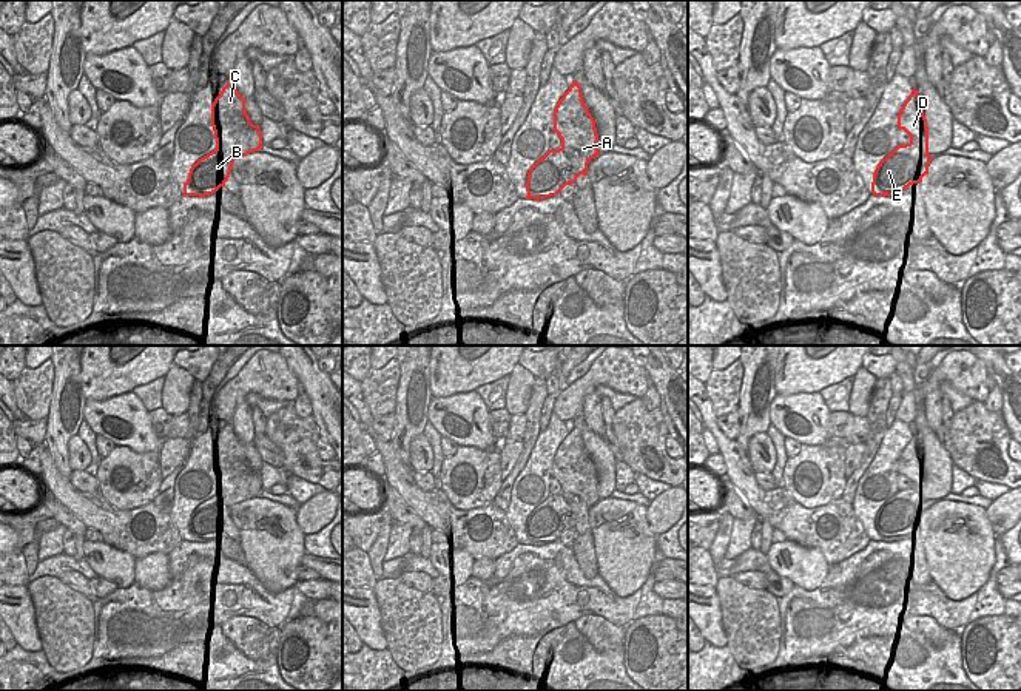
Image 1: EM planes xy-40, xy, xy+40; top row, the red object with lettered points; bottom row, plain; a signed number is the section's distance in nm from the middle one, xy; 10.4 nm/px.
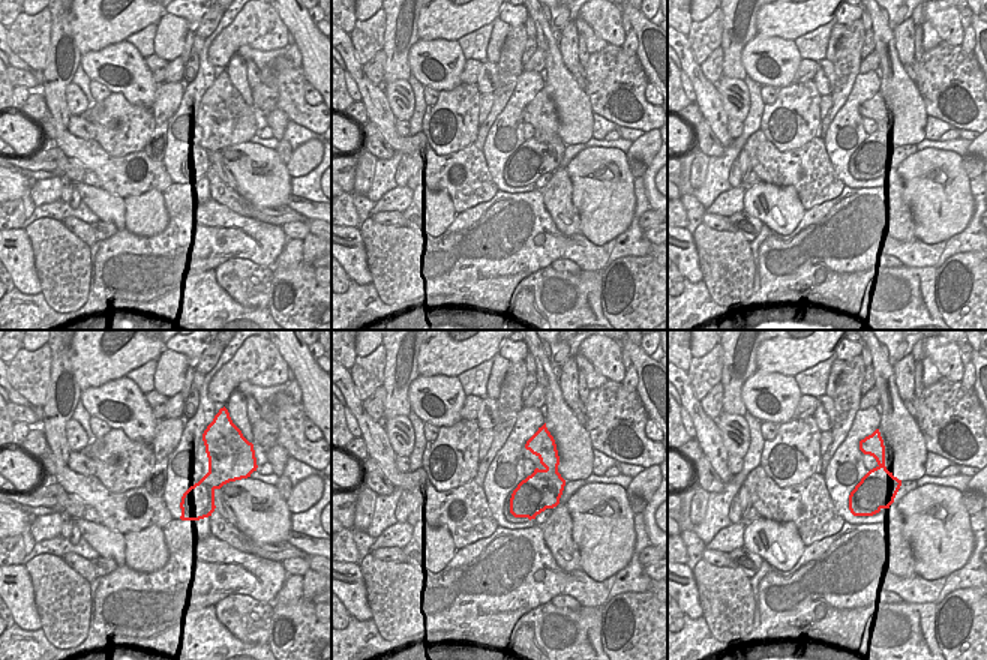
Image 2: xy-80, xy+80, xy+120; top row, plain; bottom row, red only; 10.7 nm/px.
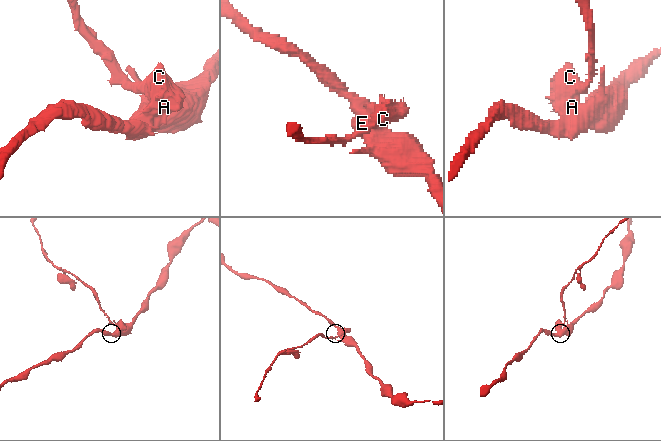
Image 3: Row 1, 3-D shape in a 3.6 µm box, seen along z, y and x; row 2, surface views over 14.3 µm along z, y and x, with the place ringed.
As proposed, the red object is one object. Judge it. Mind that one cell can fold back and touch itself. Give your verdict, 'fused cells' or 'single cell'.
fused cells

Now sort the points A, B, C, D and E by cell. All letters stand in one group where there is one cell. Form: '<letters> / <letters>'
A C D / B E

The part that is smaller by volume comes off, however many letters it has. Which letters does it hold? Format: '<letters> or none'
A, C, D

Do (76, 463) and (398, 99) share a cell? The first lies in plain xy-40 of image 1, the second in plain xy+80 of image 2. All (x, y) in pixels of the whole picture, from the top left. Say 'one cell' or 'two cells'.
one cell

